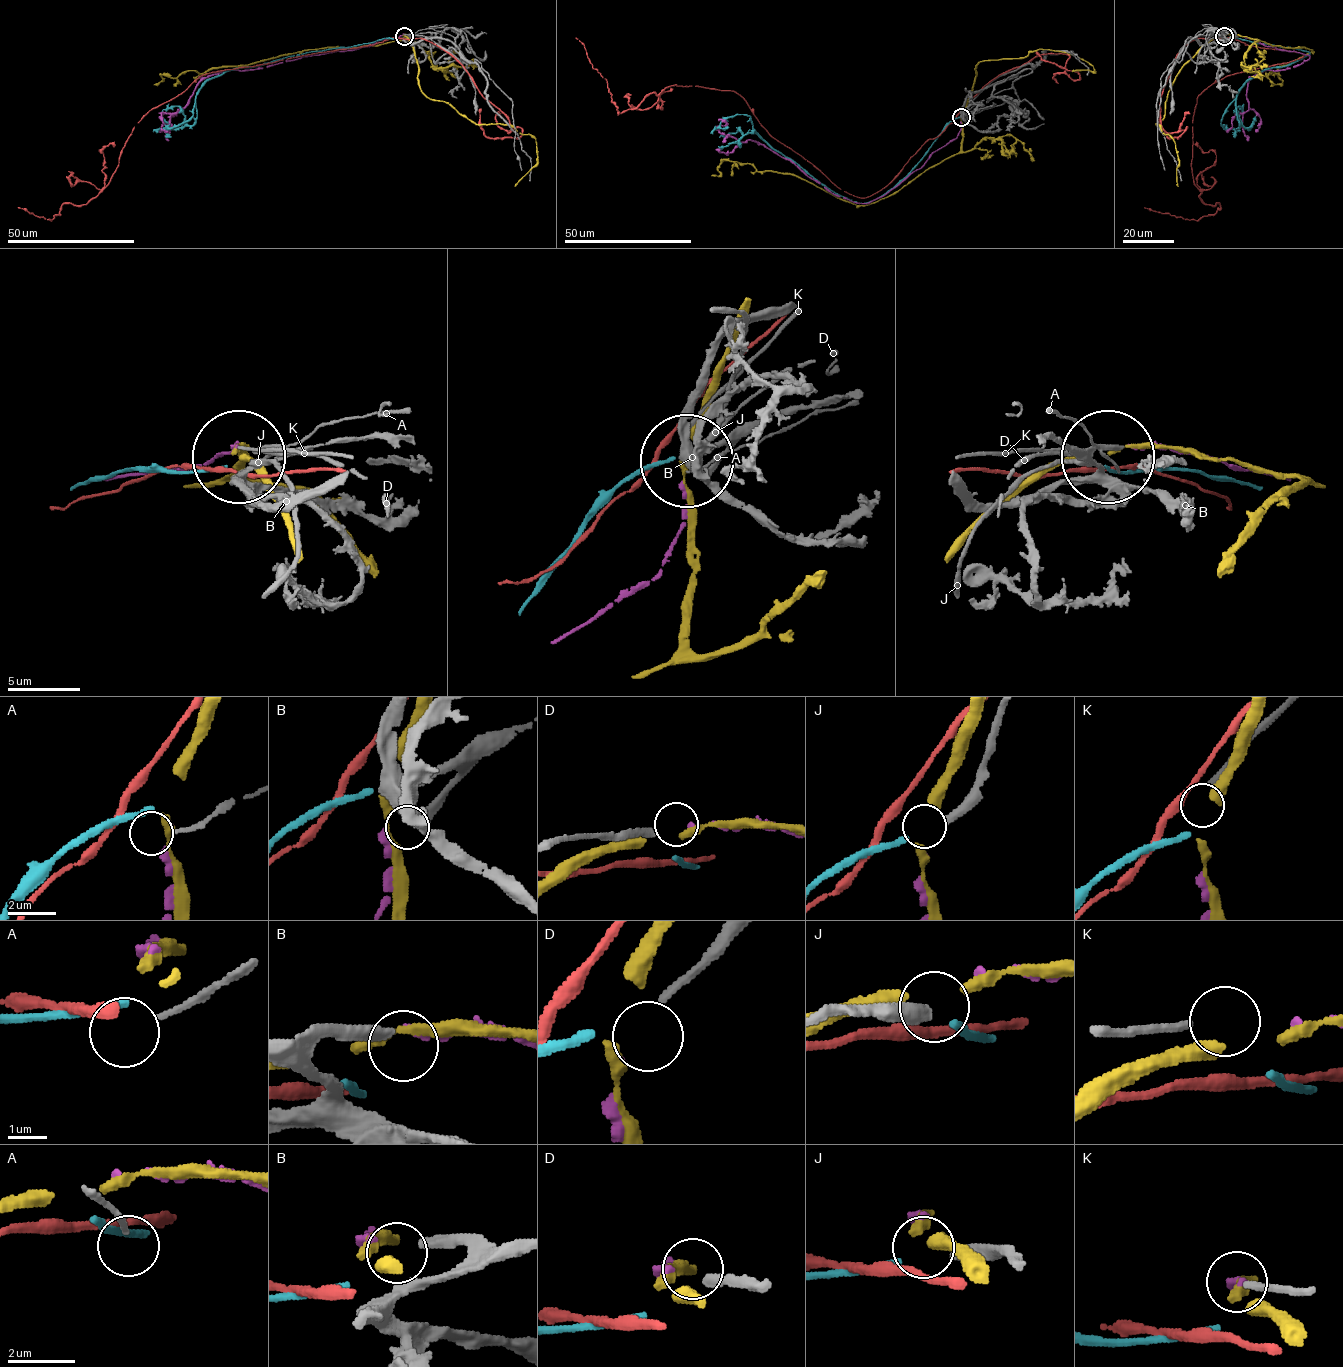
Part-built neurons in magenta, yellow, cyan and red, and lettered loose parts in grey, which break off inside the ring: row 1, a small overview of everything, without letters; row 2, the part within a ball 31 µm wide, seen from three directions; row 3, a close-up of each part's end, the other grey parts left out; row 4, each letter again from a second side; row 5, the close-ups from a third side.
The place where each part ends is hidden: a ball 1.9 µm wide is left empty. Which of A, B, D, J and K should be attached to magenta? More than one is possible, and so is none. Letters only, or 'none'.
D

